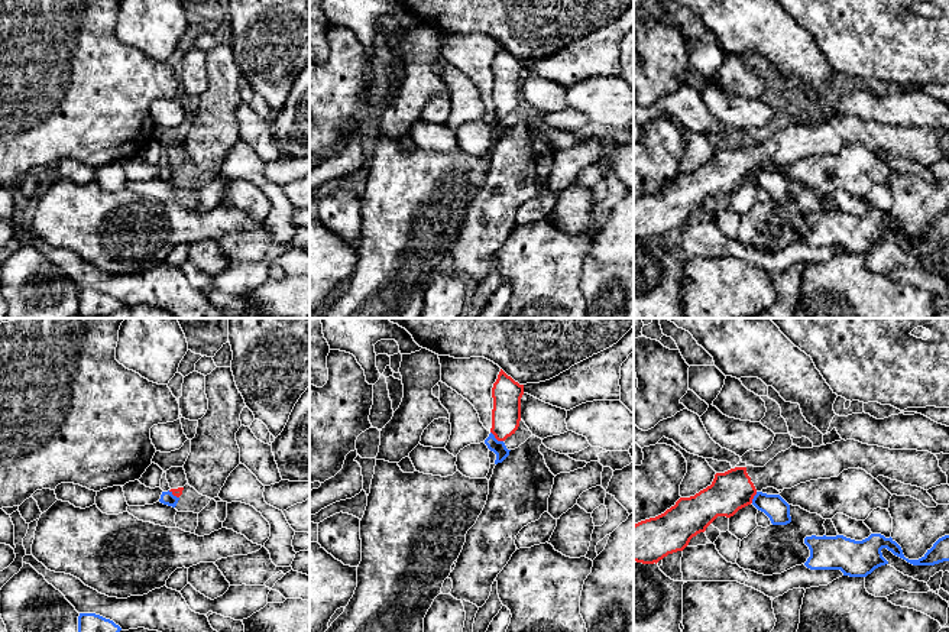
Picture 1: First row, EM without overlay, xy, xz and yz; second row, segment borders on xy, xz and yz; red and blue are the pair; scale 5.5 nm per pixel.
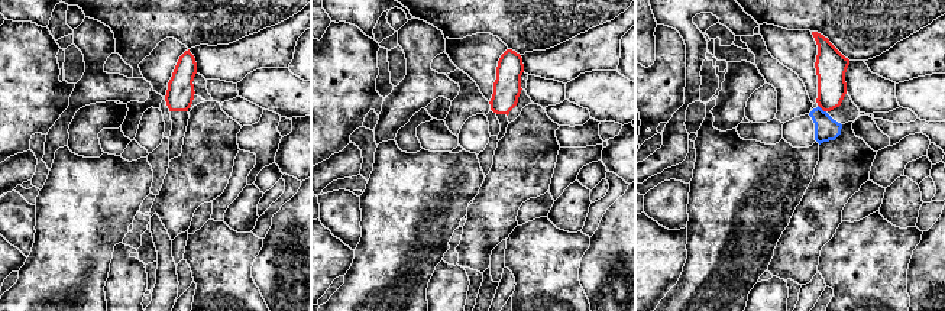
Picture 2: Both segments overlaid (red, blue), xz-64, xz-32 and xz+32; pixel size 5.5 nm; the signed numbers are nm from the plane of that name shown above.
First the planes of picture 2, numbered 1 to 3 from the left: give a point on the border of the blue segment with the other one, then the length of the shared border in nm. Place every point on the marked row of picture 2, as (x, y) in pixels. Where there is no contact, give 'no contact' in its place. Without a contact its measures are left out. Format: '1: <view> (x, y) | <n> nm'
1: no contact
2: no contact
3: xz+32 (822, 109) | 60 nm

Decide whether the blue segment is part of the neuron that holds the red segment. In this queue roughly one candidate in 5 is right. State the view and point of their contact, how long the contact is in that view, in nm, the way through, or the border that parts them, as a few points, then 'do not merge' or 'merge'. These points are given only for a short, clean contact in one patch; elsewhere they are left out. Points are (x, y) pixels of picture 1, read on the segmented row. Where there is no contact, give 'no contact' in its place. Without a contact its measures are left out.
xz (496, 438) | 90 nm | across xz (507, 395), (505, 423), (496, 438), (498, 447) | merge

